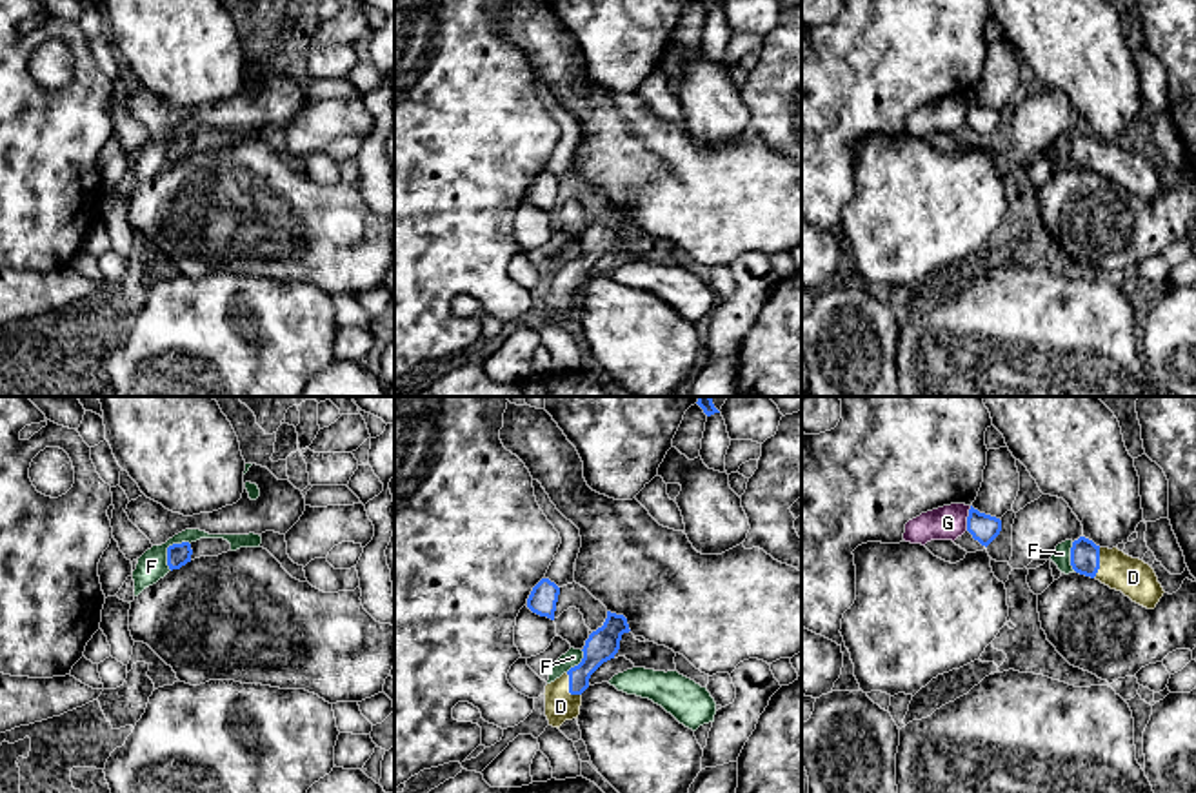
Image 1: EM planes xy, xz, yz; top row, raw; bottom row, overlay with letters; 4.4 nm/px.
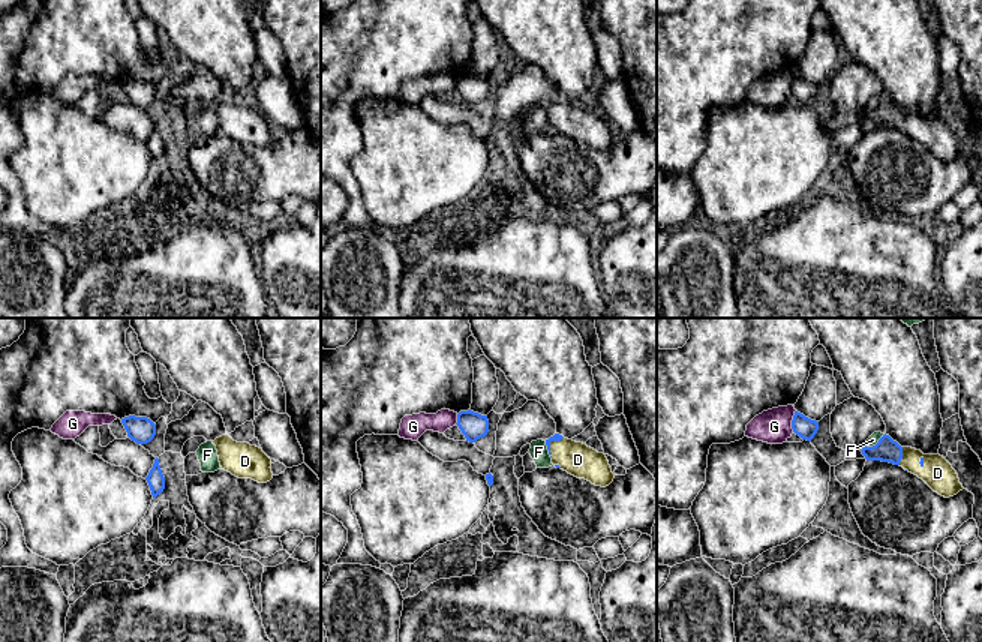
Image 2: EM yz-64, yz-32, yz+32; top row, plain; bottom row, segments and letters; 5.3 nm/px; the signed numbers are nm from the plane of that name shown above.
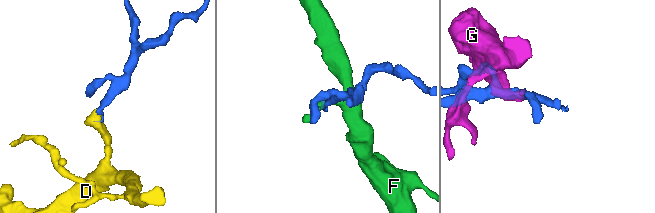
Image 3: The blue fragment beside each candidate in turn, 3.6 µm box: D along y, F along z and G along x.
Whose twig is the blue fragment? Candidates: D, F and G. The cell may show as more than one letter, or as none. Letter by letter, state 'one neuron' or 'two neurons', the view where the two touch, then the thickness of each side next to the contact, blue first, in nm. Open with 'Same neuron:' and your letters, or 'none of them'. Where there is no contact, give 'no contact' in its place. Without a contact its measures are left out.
Same neuron: D
D: one neuron; contact in xz; calibres 140 and 140 nm
F: two neurons; contact in xy; calibres 100 and 130 nm
G: two neurons; contact in yz; calibres 130 and 150 nm

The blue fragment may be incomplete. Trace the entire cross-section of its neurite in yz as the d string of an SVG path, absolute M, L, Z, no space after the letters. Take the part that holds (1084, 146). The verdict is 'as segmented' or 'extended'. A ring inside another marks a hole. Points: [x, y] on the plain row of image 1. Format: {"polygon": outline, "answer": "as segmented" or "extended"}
{"polygon": "M1085 129L1072 135L1071 158L1076 166L1121 184L1147 202L1154 202L1165 186L1149 156L1125 147L1118 140L1100 140Z", "answer": "extended"}

